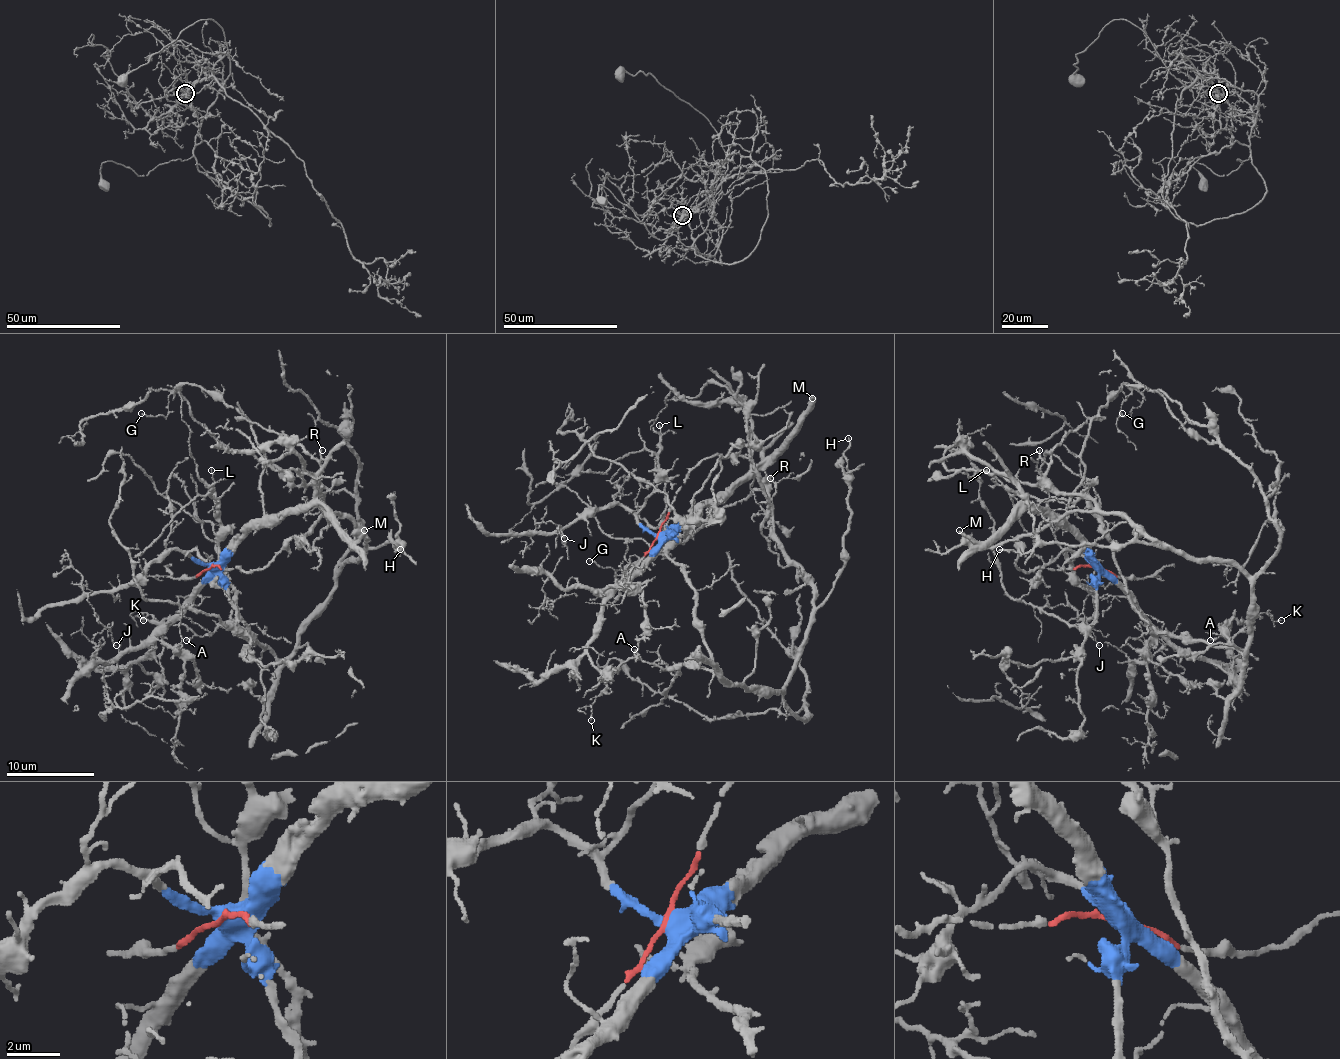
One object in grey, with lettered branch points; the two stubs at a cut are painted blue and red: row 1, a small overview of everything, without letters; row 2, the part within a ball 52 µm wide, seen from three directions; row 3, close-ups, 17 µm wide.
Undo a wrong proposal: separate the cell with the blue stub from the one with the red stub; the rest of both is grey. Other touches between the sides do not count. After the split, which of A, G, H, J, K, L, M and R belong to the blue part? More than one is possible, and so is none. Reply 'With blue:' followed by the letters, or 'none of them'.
With blue: G, J, K, M

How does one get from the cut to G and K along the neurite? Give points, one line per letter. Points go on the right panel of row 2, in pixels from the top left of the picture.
G: (1096, 568), (1065, 518), (1067, 500), (1085, 471), (1089, 425), (1131, 385), (1142, 403), (1123, 414)
K: (1096, 568), (1169, 639), (1226, 672), (1233, 670), (1233, 637), (1260, 613), (1275, 622), (1282, 619)

